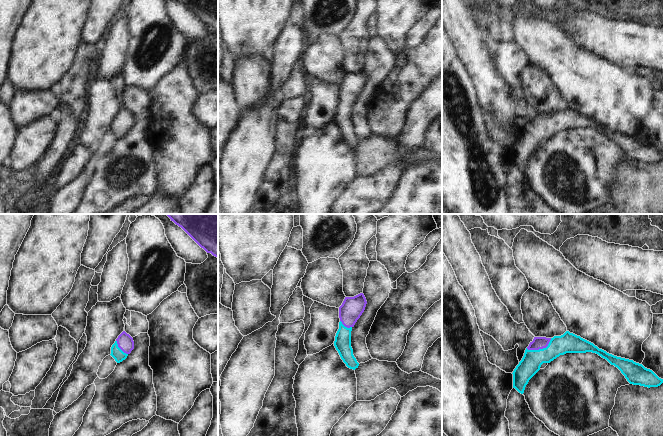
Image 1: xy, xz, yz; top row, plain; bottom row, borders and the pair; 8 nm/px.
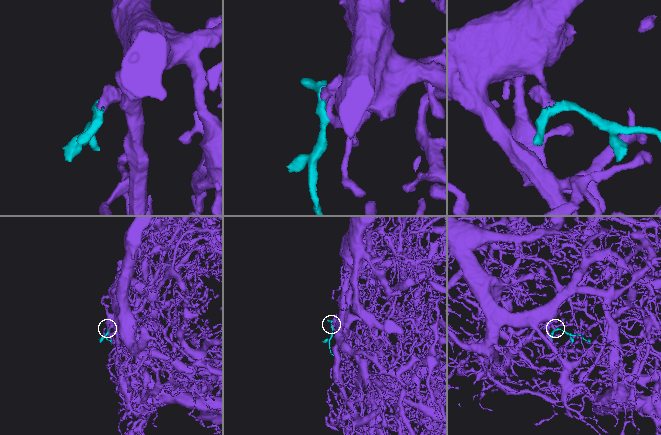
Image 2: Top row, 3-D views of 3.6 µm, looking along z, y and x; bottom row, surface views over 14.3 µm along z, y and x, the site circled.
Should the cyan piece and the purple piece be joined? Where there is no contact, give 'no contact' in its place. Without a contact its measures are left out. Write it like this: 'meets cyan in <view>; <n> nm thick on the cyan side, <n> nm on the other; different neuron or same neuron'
meets cyan in yz; 160 nm thick on the cyan side, 100 nm on the other; same neuron

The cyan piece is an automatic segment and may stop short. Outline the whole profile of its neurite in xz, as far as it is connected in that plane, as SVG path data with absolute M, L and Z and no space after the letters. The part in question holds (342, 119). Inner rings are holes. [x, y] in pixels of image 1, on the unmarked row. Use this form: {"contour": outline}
{"contour": "M363 69L354 73L345 73L339 83L339 105L335 112L334 122L341 135L350 145L358 144L359 139L353 131L351 123L351 107L365 86L367 77Z"}

